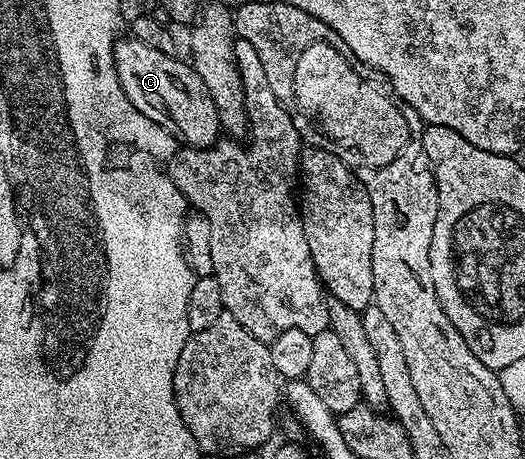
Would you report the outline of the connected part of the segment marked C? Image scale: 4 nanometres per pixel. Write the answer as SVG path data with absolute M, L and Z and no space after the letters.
M116 39L113 58L117 78L125 90L125 98L129 98L129 102L133 102L133 106L137 106L145 118L157 122L157 126L175 137L180 145L209 148L220 139L217 106L213 106L213 98L209 98L205 82L201 82L190 63L161 50L153 50L153 46L145 46L145 42L140 40L123 39Z

